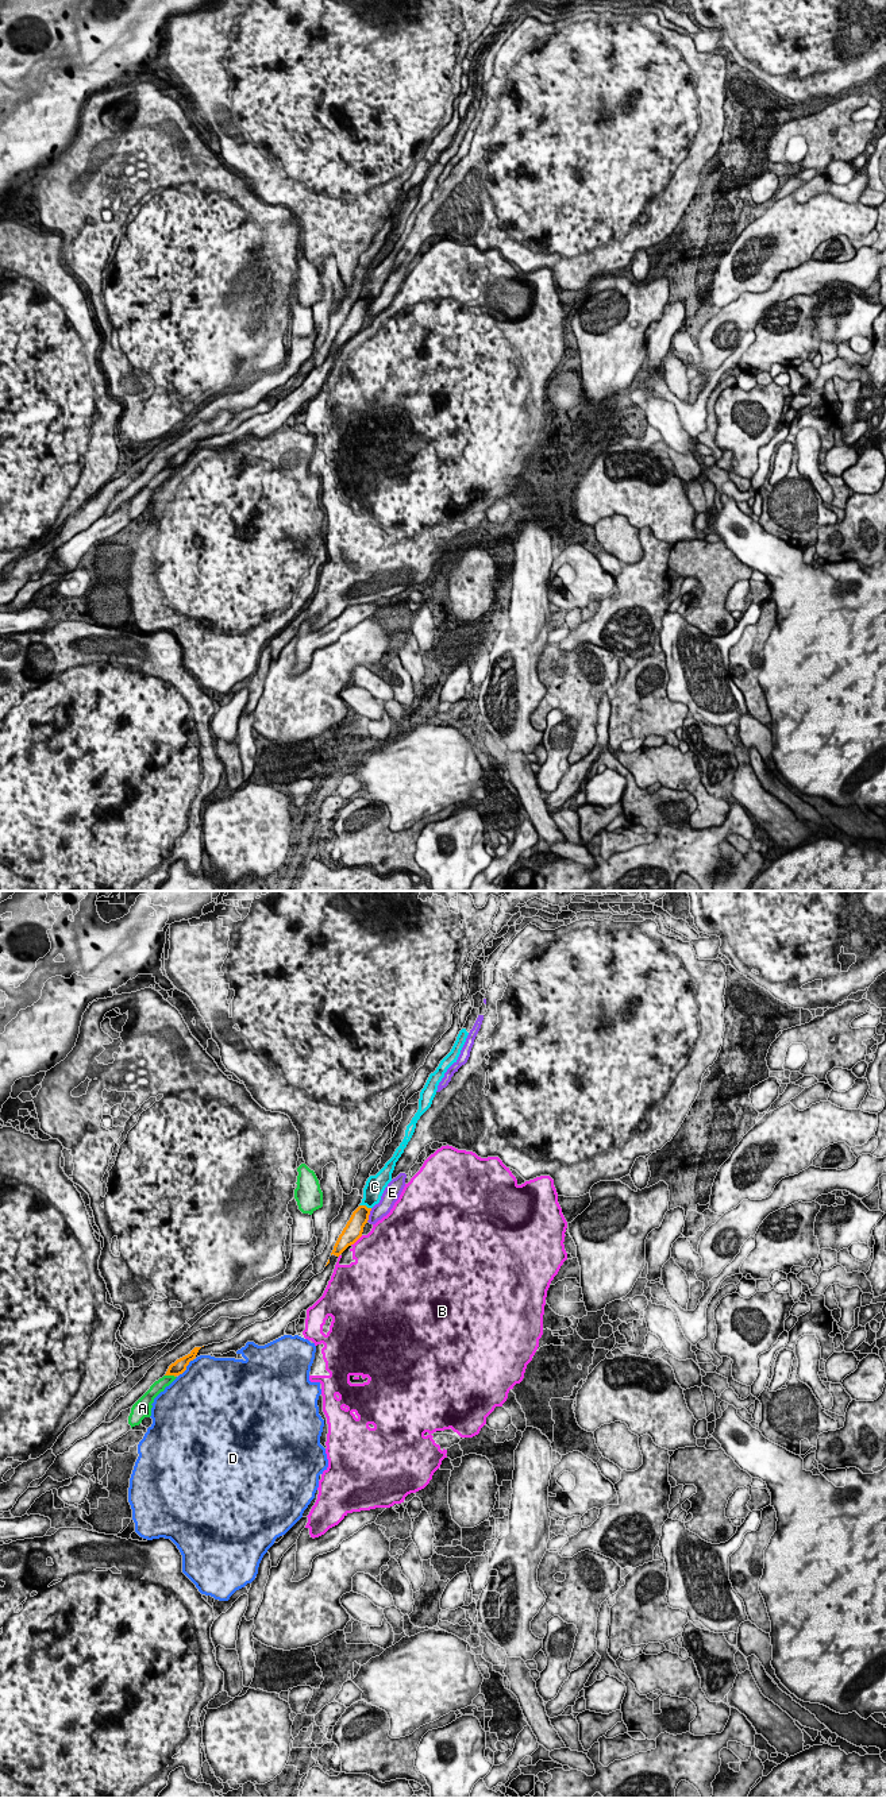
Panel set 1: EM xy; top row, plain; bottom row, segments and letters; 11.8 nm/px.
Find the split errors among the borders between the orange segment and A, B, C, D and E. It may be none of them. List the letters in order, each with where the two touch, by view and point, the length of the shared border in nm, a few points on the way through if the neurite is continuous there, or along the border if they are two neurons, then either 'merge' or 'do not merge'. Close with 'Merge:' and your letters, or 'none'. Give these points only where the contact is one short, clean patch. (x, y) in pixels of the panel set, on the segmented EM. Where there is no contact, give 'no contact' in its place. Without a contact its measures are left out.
A: xy (170, 1374) | 130 nm | do not merge
B: xy (355, 1241) | 200 nm | do not merge
C: xy (365, 1206) | 150 nm | do not merge
D: xy (185, 1368) | 280 nm | do not merge
E: xy (369, 1214) | 170 nm | do not merge
Merge: none

